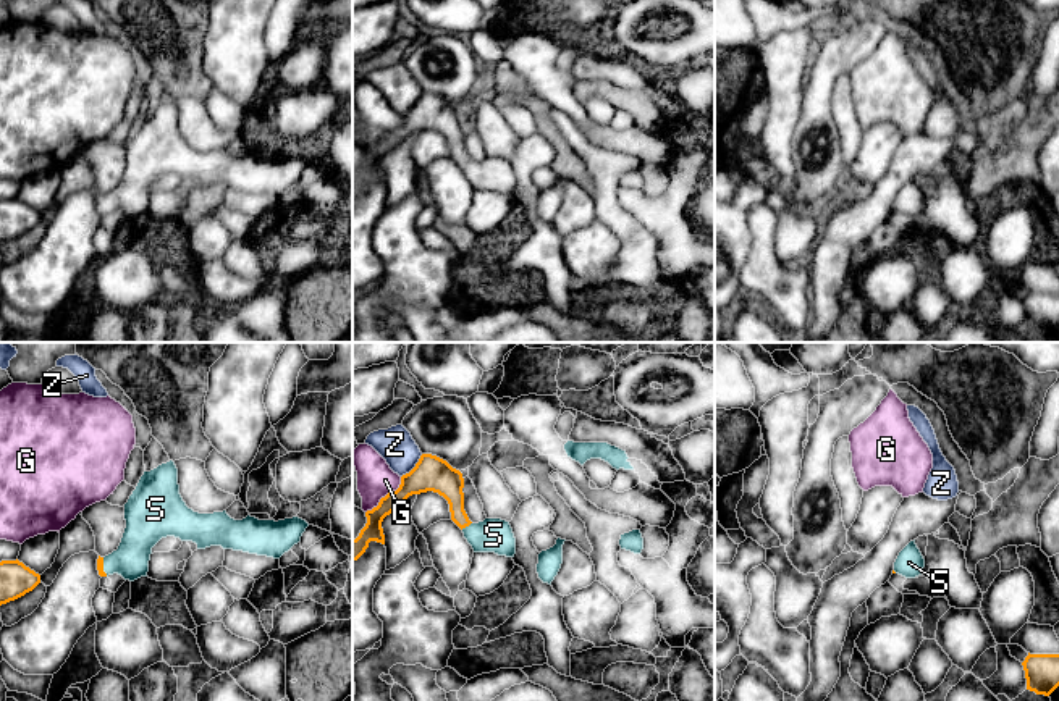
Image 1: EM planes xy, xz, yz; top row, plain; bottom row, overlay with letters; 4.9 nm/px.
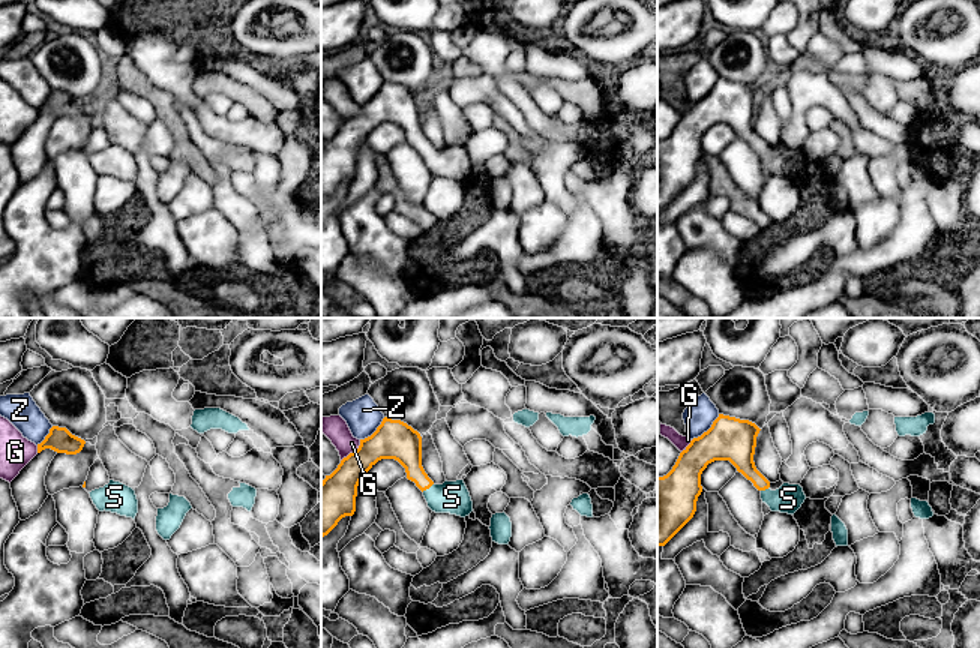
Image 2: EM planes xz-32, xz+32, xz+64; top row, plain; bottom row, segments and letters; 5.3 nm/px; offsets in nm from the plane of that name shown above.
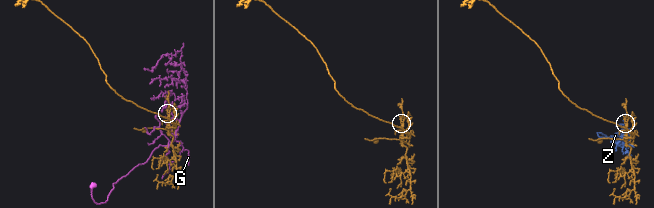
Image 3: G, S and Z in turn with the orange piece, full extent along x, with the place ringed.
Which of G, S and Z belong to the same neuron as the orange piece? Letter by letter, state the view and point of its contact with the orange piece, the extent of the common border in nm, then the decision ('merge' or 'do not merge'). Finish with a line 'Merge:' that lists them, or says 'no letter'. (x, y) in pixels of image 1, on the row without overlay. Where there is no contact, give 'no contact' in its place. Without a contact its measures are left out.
G: contact xz (387, 133); length 260 nm; do not merge
S: contact xz (466, 163); length 70 nm; merge
Z: contact xz (414, 105); length 160 nm; do not merge
Merge: S

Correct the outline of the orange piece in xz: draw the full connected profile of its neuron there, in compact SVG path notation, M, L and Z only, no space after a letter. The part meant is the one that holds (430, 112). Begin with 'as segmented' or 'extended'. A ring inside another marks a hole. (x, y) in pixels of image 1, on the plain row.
extended; M422 92L416 105L401 115L396 129L380 137L378 144L365 150L367 162L359 174L352 178L352 200L357 199L370 179L385 183L382 160L409 134L427 129L438 131L449 142L451 158L462 168L464 176L474 191L495 191L498 194L514 195L516 176L509 160L501 157L485 157L472 162L464 149L464 116L446 99Z

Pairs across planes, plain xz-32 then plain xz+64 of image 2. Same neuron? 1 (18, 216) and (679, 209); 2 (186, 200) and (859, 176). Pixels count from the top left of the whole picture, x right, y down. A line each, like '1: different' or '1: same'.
1: different
2: same

